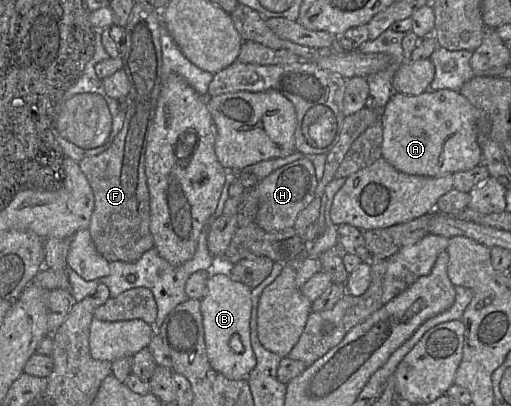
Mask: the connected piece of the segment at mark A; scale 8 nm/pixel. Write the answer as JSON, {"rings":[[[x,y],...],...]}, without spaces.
{"rings":[[[430,90],[420,95],[394,94],[382,114],[382,158],[398,171],[440,177],[468,171],[482,163],[478,142],[480,111],[459,92]]]}

